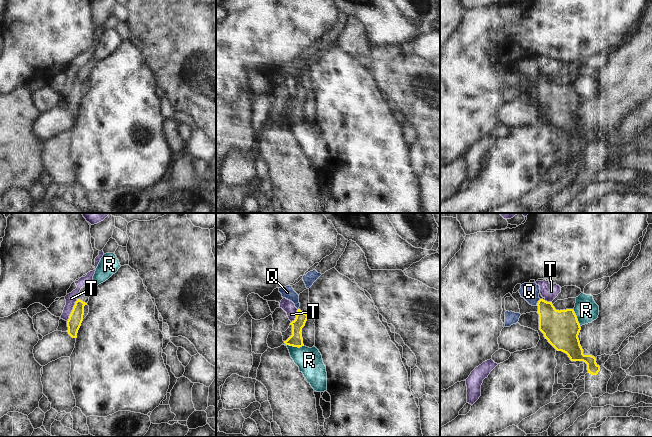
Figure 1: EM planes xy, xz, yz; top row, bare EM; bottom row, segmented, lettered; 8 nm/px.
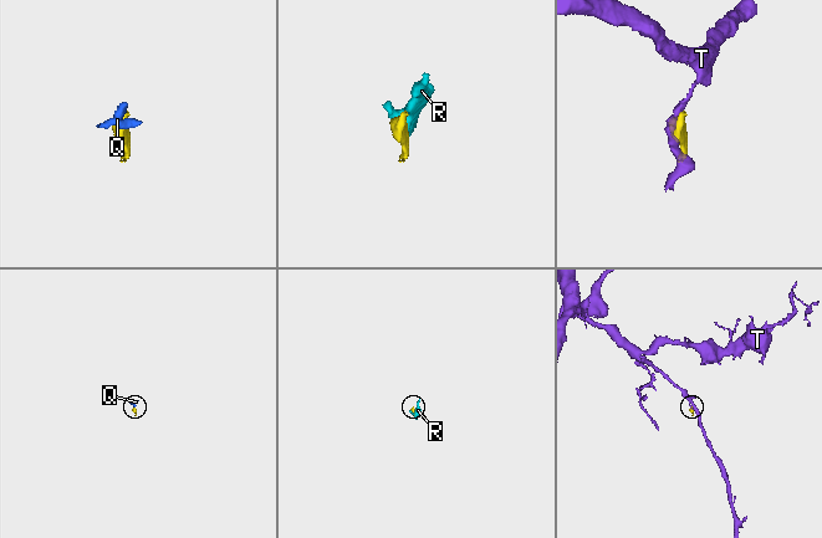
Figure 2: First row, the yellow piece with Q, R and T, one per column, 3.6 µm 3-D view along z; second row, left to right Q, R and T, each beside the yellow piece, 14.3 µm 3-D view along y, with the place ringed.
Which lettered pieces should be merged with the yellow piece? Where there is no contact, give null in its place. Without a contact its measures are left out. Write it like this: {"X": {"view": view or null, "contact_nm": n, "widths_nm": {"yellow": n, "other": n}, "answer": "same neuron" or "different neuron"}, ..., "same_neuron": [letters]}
{"Q": {"view": "yz", "contact_nm": 70, "widths_nm": {"yellow": 260, "other": 140}, "answer": "different neuron"}, "R": {"view": "xz", "contact_nm": 160, "widths_nm": {"yellow": 110, "other": 200}, "answer": "different neuron"}, "T": {"view": "xy", "contact_nm": 200, "widths_nm": {"yellow": 110, "other": 90}, "answer": "different neuron"}, "same_neuron": []}

